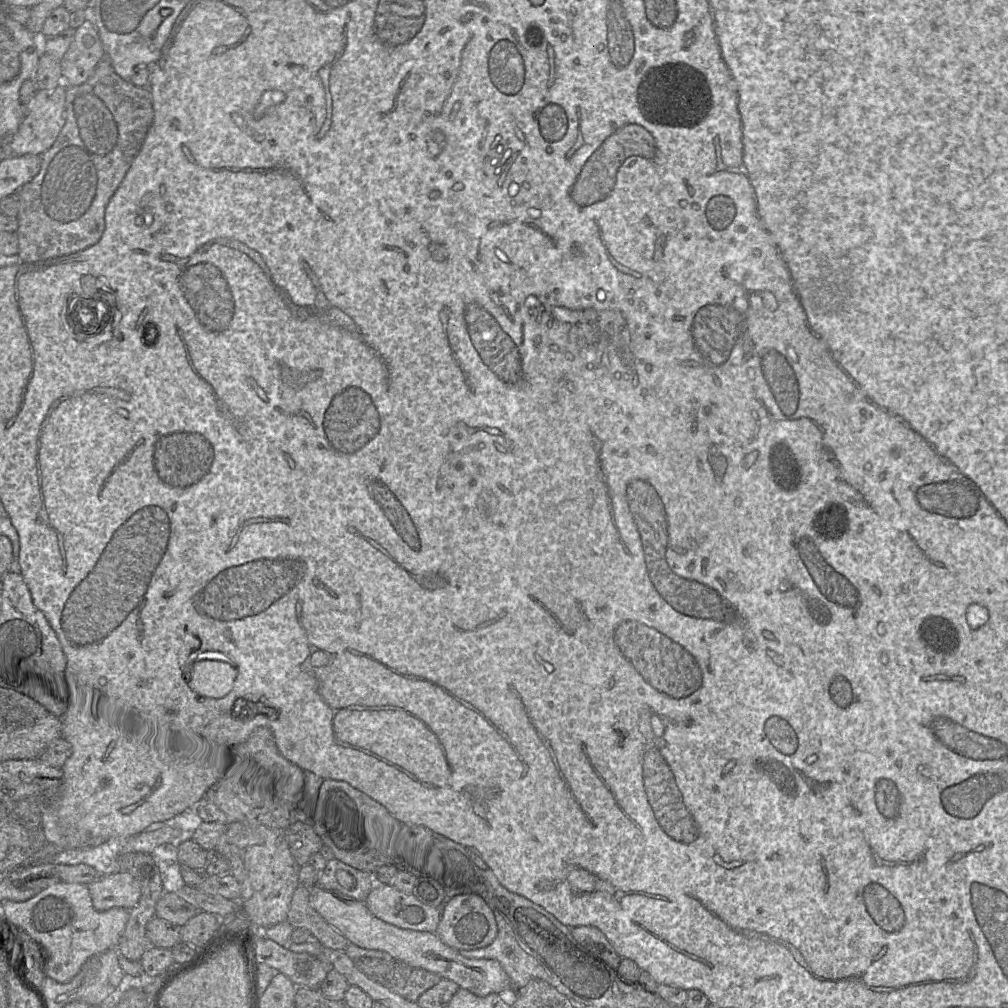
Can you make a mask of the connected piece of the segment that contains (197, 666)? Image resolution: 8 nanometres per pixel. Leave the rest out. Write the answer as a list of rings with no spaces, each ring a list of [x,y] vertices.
[[[203,660],[194,664],[189,687],[205,698],[224,698],[233,688],[237,669],[226,662]]]

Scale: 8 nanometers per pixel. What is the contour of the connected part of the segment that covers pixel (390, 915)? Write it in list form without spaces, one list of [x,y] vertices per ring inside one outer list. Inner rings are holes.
[[[376,883],[364,902],[373,915],[400,928],[435,932],[439,923],[440,913],[436,907],[420,901],[410,889],[400,889],[389,883]]]

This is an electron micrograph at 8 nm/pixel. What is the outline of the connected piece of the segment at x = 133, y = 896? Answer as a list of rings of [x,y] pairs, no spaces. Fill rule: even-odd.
[[[124,872],[105,875],[88,884],[88,889],[97,911],[106,911],[111,908],[130,910],[138,904],[141,896],[138,881]]]

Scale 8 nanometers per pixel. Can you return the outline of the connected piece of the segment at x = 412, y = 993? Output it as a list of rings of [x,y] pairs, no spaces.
[[[362,957],[353,961],[368,978],[412,1002],[417,1002],[422,993],[441,979],[433,972],[393,958],[382,960]]]

